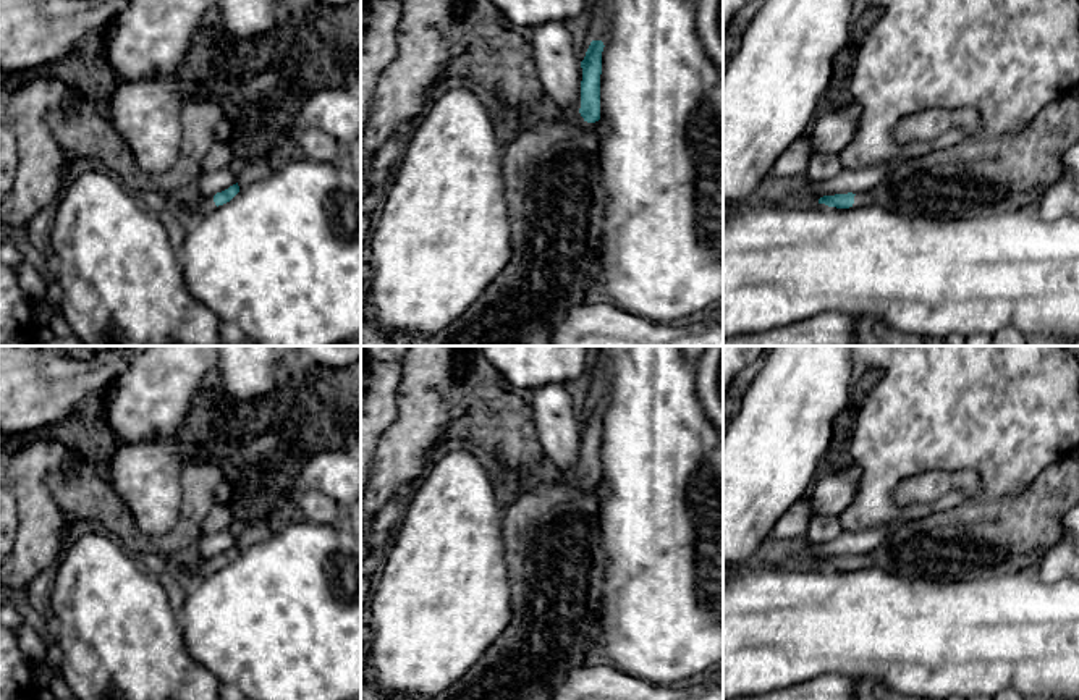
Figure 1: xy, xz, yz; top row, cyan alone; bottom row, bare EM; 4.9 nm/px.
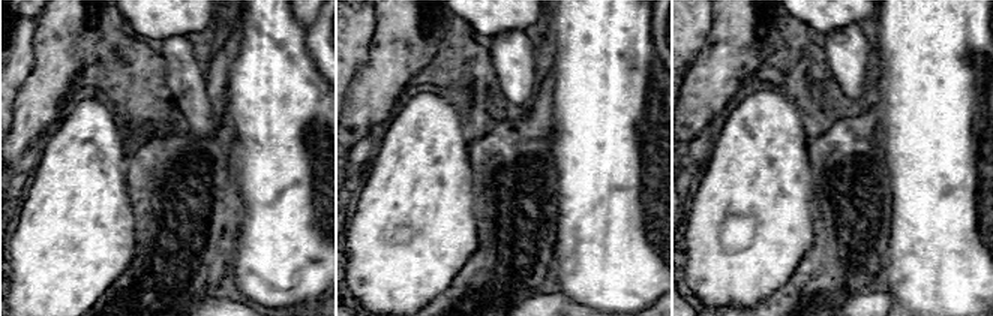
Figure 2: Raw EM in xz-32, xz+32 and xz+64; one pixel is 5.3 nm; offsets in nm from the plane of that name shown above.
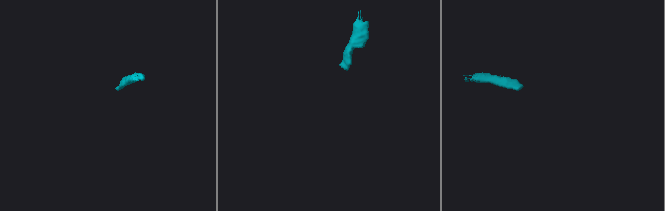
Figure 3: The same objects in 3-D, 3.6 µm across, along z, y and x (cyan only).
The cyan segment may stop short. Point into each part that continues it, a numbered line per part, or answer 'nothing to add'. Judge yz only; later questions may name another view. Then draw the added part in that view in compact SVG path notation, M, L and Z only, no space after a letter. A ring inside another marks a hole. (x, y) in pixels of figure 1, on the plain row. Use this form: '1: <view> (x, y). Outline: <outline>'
1: yz (977, 539). Outline: M1066 454L1042 470L1018 496L995 501L967 498L959 506L890 529L882 545L854 558L854 569L880 567L904 580L950 584L1019 571L1035 571L1047 551L1071 538L1063 516L1079 504L1079 458Z

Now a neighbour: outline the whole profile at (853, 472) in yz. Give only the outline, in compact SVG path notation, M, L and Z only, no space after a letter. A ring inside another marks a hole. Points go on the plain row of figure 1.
M851 462L848 467L833 470L833 474L849 482L854 488L857 488L862 470L857 464Z

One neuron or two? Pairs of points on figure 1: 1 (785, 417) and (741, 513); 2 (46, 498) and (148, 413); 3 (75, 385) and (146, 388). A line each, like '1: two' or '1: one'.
1: one
2: two
3: two

